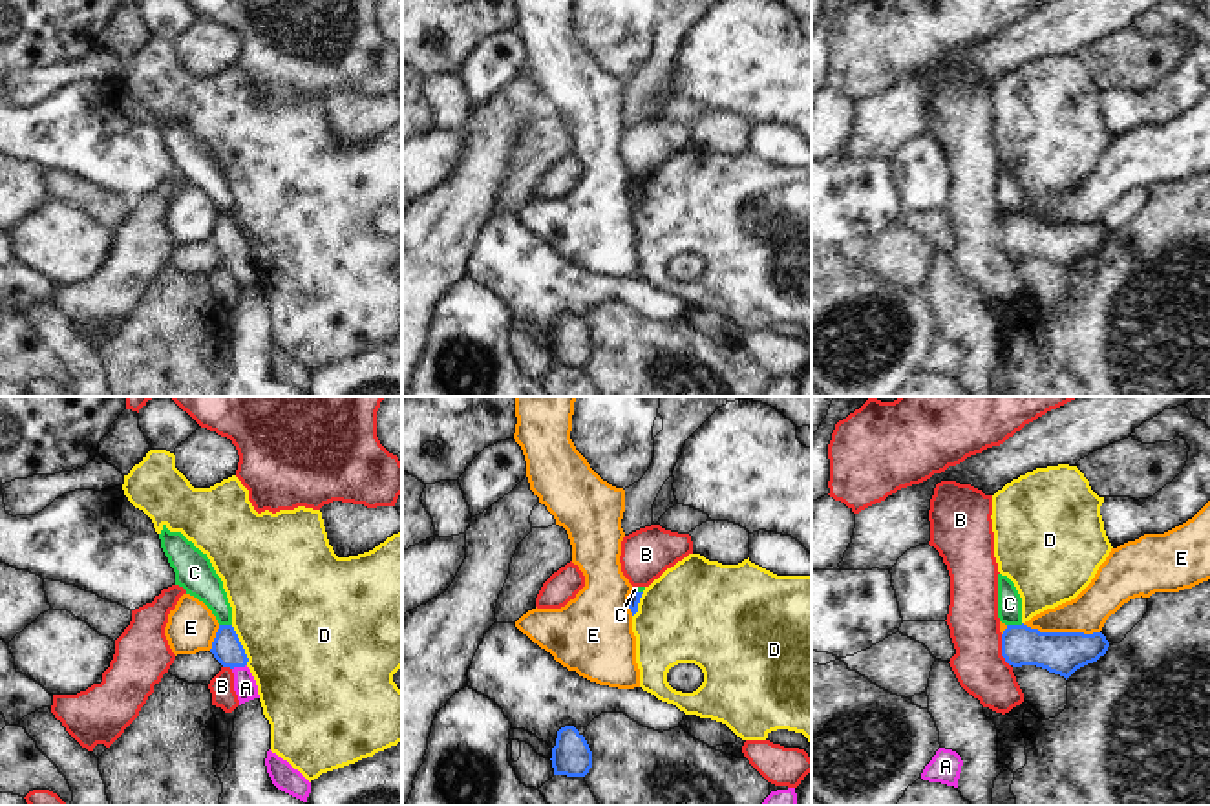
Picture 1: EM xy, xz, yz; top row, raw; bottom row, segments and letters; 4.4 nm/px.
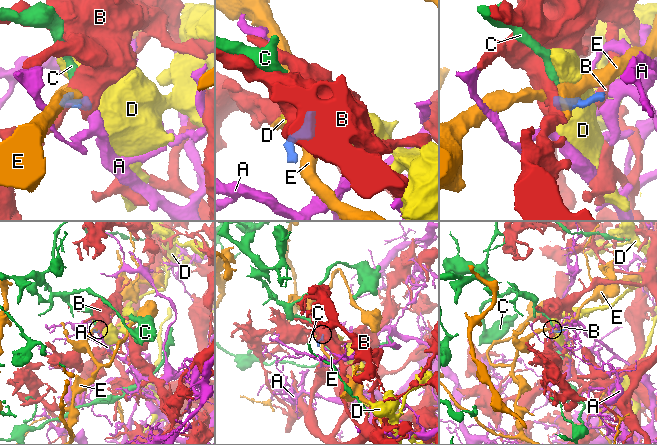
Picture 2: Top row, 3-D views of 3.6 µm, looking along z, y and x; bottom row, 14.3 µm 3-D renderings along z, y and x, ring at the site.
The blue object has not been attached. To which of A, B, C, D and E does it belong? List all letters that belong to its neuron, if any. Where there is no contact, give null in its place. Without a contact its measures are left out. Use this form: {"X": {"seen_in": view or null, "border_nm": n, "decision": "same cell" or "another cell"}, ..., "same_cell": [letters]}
{"A": {"seen_in": "xy", "border_nm": 70, "decision": "same cell"}, "B": {"seen_in": "yz", "border_nm": 150, "decision": "another cell"}, "C": {"seen_in": "yz", "border_nm": 70, "decision": "another cell"}, "D": {"seen_in": "xy", "border_nm": 190, "decision": "another cell"}, "E": {"seen_in": "yz", "border_nm": 340, "decision": "another cell"}, "same_cell": ["A"]}

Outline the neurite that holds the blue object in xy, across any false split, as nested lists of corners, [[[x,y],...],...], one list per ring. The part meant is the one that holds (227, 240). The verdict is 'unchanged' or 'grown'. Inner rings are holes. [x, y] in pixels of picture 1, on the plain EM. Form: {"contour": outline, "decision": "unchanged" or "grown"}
{"contour": [[[219,216],[210,243],[223,258],[232,260],[239,296],[260,289],[256,270],[247,258],[249,249],[232,216]]], "decision": "grown"}

